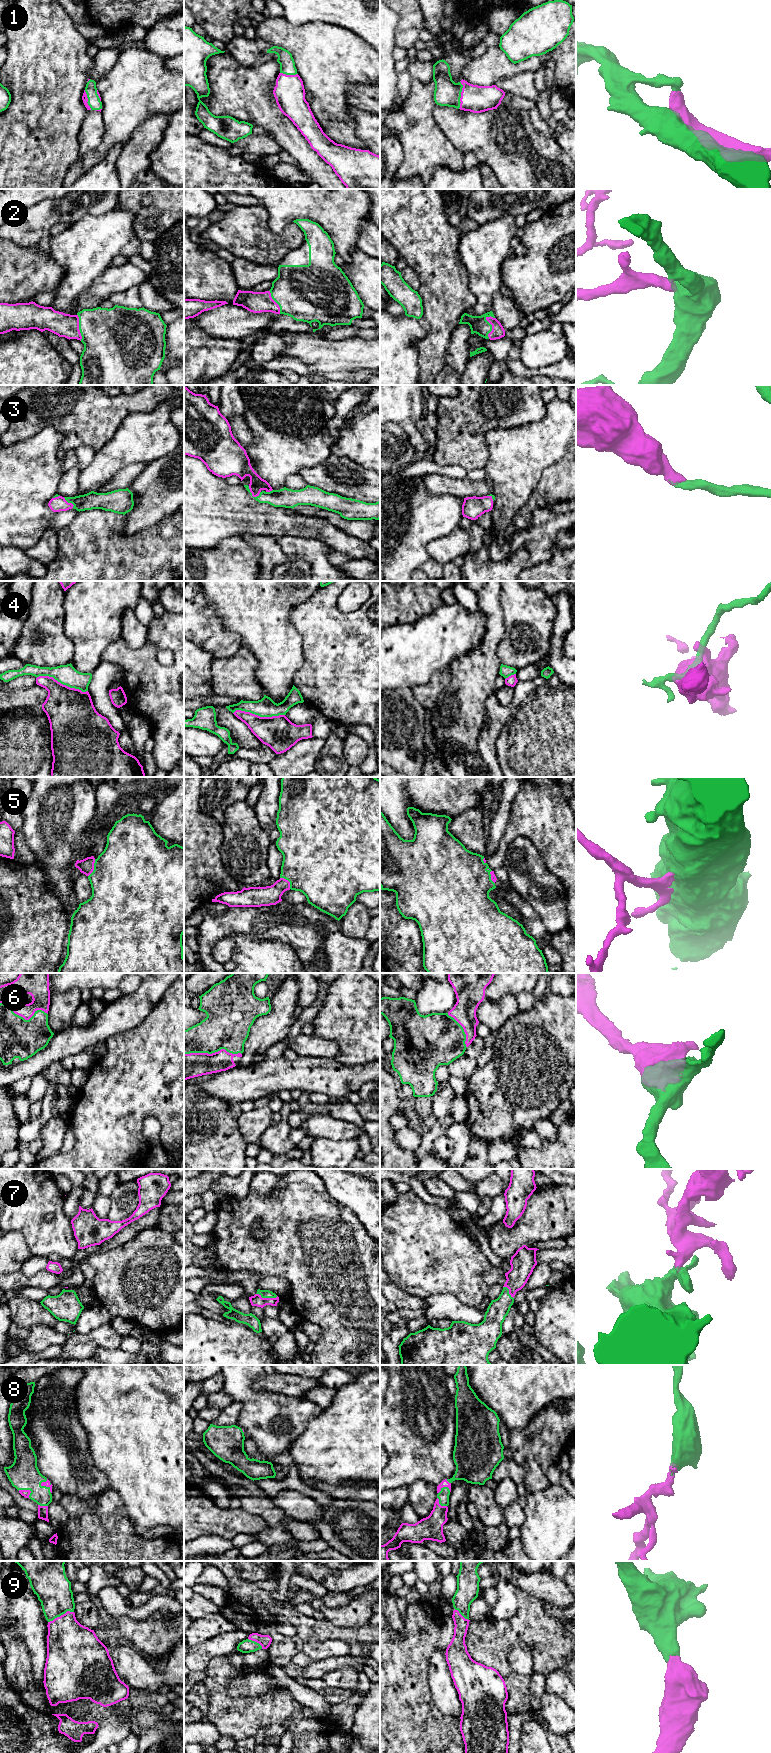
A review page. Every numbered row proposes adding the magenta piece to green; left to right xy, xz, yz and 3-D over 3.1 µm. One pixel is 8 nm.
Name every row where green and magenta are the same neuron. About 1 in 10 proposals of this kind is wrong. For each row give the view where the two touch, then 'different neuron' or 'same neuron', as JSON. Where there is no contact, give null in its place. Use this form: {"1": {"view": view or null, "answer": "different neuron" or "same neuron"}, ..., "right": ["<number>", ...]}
{"1": {"view": "yz", "answer": "same neuron"}, "2": {"view": "yz", "answer": "same neuron"}, "3": {"view": "xz", "answer": "same neuron"}, "4": {"view": "xy", "answer": "different neuron"}, "5": {"view": "xy", "answer": "same neuron"}, "6": {"view": "xz", "answer": "same neuron"}, "7": {"view": "xz", "answer": "same neuron"}, "8": {"view": "xy", "answer": "same neuron"}, "9": {"view": "xy", "answer": "same neuron"}, "right": ["1", "2", "3", "5", "6", "7", "8", "9"]}

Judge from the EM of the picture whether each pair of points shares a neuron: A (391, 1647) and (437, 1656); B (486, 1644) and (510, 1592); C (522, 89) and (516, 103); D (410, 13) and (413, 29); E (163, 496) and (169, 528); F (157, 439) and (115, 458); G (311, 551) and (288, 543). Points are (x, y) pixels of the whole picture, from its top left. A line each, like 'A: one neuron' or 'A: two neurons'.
A: two neurons
B: two neurons
C: two neurons
D: one neuron
E: two neurons
F: one neuron
G: one neuron

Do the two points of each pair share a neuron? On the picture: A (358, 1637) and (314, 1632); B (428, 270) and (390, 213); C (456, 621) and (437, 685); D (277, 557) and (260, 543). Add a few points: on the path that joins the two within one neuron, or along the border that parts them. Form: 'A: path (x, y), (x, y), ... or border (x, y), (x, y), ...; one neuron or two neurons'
A: path (347, 1634), (325, 1632); one neuron
B: path (428, 256), (428, 251), (404, 227); one neuron
C: border (450, 664), (437, 671), (426, 683), (421, 684); two neurons
D: path (273, 553), (264, 544); one neuron

